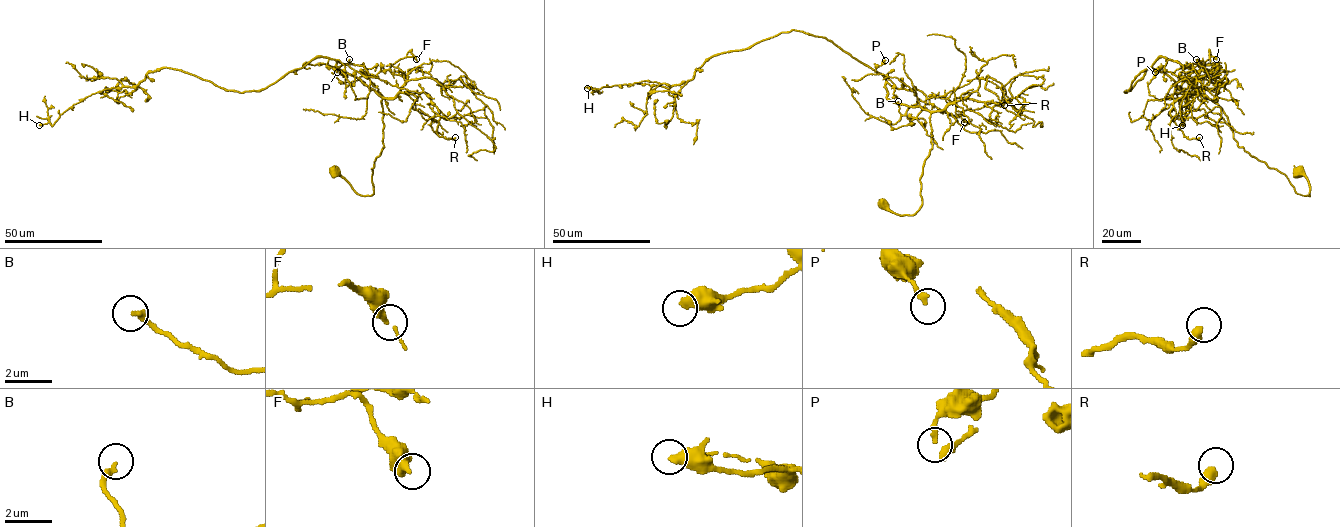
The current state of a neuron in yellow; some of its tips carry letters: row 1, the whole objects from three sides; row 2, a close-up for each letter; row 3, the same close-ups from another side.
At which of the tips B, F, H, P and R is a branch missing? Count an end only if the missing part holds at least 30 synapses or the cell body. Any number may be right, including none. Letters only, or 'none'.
none

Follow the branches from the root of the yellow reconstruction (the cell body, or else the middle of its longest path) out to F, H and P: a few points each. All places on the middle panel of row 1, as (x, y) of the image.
F: (883, 203), (900, 215), (918, 210), (932, 148), (930, 113), (889, 100), (885, 84), (918, 89), (964, 122)
H: (883, 203), (922, 204), (930, 113), (889, 100), (881, 74), (822, 37), (782, 32), (678, 84), (587, 88)
P: (883, 203), (900, 215), (918, 210), (932, 148), (930, 113), (887, 98), (885, 78), (875, 71), (885, 60)

